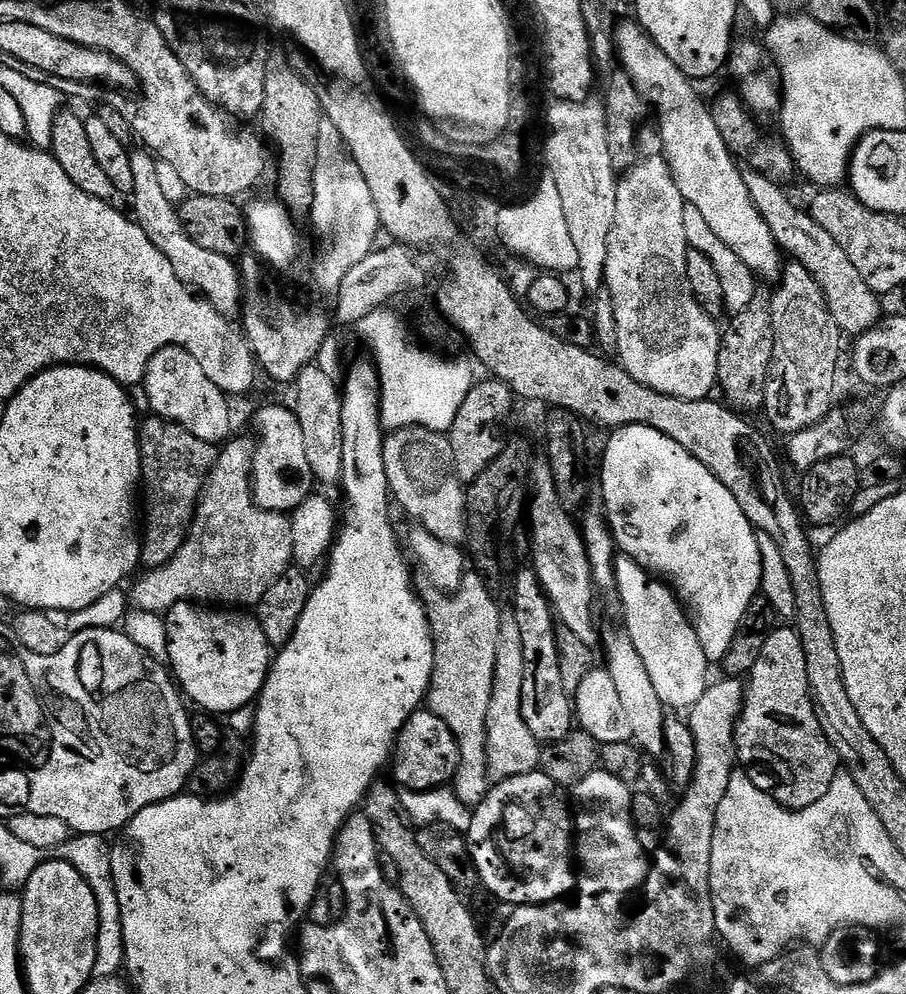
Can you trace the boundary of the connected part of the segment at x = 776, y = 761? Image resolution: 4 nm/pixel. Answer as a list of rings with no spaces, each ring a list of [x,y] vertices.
[[[773,627],[764,637],[762,658],[758,658],[758,666],[754,666],[747,677],[744,708],[736,724],[736,755],[743,767],[745,764],[748,768],[761,768],[772,775],[776,785],[771,785],[770,791],[782,807],[799,810],[814,806],[814,802],[830,790],[838,771],[838,757],[818,722],[810,682],[806,678],[806,650],[802,646],[802,638],[795,627],[780,627]]]

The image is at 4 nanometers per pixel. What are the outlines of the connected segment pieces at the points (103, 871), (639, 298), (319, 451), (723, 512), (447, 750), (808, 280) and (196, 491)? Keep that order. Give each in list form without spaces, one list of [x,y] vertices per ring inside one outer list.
[[[73,835],[58,850],[59,859],[65,860],[86,882],[90,882],[90,890],[94,890],[94,898],[98,902],[98,918],[100,933],[96,947],[97,977],[117,975],[124,968],[124,935],[122,934],[122,910],[118,906],[118,890],[114,886],[114,870],[112,869],[112,850],[109,841],[102,836]]]
[[[670,174],[661,180],[624,180],[616,186],[614,227],[610,230],[610,254],[606,254],[606,290],[614,302],[618,322],[618,346],[615,355],[620,367],[642,386],[658,390],[670,398],[706,400],[718,388],[718,354],[721,329],[717,321],[702,310],[691,292],[686,276],[688,239],[682,226],[685,202]]]
[[[318,366],[304,368],[294,381],[296,388],[296,404],[294,411],[298,423],[302,426],[302,434],[306,437],[306,459],[310,462],[315,479],[324,484],[341,483],[340,467],[344,465],[342,450],[342,434],[340,427],[344,421],[342,414],[342,392],[335,384],[337,381],[326,374]]]
[[[635,424],[615,429],[609,436],[612,437],[609,438],[608,445],[604,448],[604,466],[601,474],[600,472],[598,474],[598,482],[599,485],[601,482],[604,490],[602,508],[607,515],[609,526],[612,528],[612,536],[616,539],[616,547],[623,555],[643,566],[647,572],[651,572],[653,576],[663,580],[676,593],[698,634],[698,642],[702,642],[702,650],[706,654],[709,665],[719,665],[723,661],[726,650],[730,650],[730,642],[734,642],[734,638],[741,632],[750,606],[761,595],[760,583],[764,580],[764,556],[760,553],[761,537],[754,525],[746,518],[746,514],[742,514],[742,506],[738,506],[734,494],[730,494],[730,490],[726,490],[726,486],[722,486],[722,482],[718,482],[718,478],[714,478],[714,474],[710,474],[710,470],[706,470],[706,466],[702,466],[702,462],[698,462],[698,458],[694,458],[686,450],[682,450],[682,446],[678,446],[678,442],[666,438],[666,434],[658,434],[658,430],[650,430],[650,426]]]
[[[417,710],[410,714],[410,718],[396,736],[396,747],[393,748],[390,757],[393,776],[391,779],[401,789],[432,791],[435,788],[451,785],[455,781],[459,761],[458,742],[450,726],[446,726],[446,722],[438,718],[438,714]]]
[[[792,260],[783,267],[777,287],[771,302],[774,350],[763,411],[778,433],[789,436],[831,415],[844,333],[830,313],[822,288],[800,263]]]
[[[155,414],[149,415],[149,420],[139,425],[140,434],[140,479],[142,481],[142,516],[148,519],[148,525],[142,528],[142,543],[140,545],[140,564],[145,569],[151,570],[161,568],[166,562],[170,562],[170,558],[174,556],[184,545],[184,540],[188,536],[188,529],[192,526],[192,517],[196,515],[196,504],[200,500],[200,495],[204,489],[204,484],[208,481],[208,475],[212,473],[212,467],[216,464],[218,455],[217,445],[210,442],[202,442],[202,438],[194,438],[194,434],[190,434],[190,430],[186,430],[181,424],[173,424],[170,420],[164,420]]]

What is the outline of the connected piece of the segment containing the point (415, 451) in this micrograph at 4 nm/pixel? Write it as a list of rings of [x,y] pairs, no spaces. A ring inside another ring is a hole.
[[[399,428],[397,432],[385,435],[384,437],[384,465],[386,466],[386,478],[388,479],[388,491],[391,499],[400,503],[400,508],[415,522],[419,527],[430,530],[430,534],[434,534],[434,538],[442,538],[444,542],[451,544],[463,545],[468,535],[468,518],[464,510],[464,498],[466,495],[465,485],[458,478],[458,474],[454,470],[454,450],[450,450],[450,442],[447,435],[434,430],[426,430],[425,428]]]

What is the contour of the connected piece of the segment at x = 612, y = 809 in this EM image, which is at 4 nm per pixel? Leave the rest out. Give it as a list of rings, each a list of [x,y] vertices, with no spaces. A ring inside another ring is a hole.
[[[603,770],[582,778],[574,790],[574,852],[578,857],[578,888],[585,896],[626,896],[648,881],[650,856],[642,850],[632,824],[632,798],[629,785]]]

